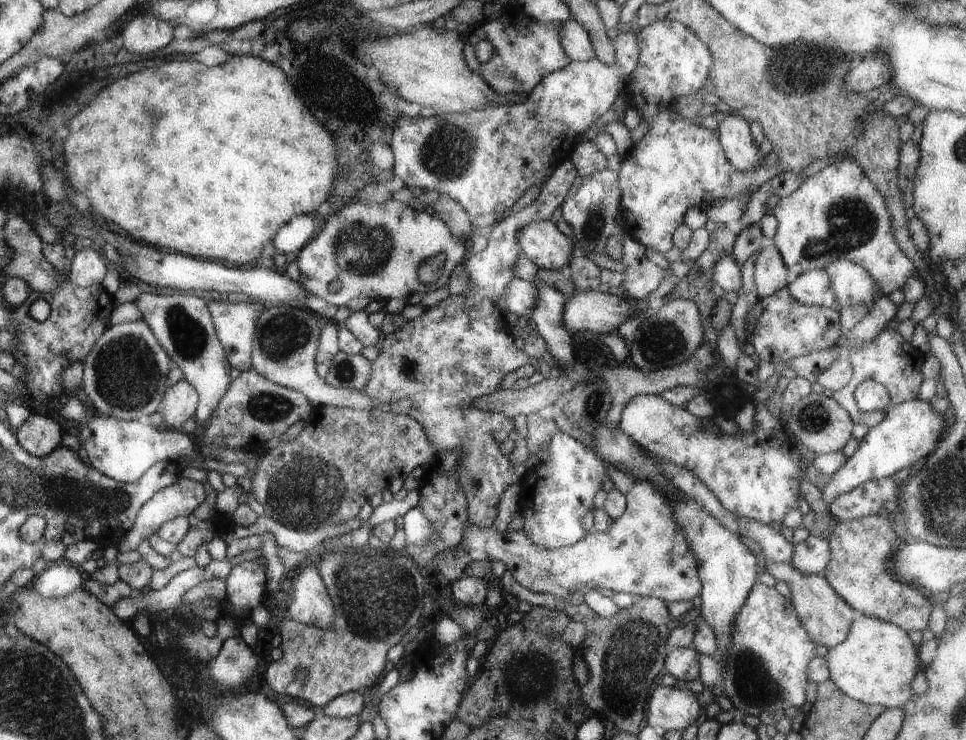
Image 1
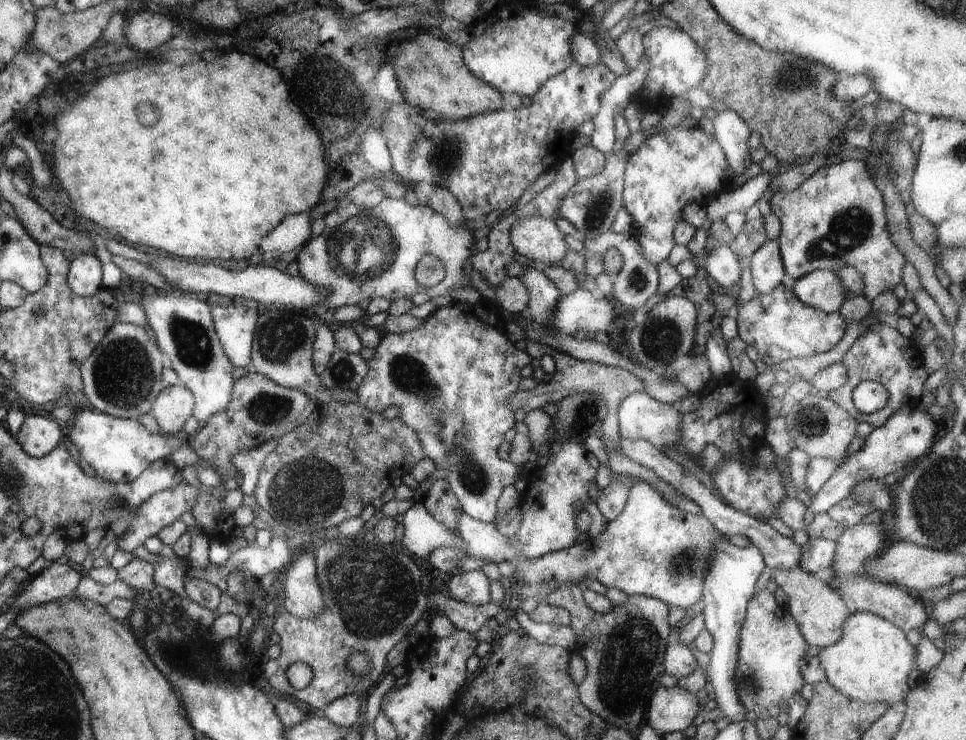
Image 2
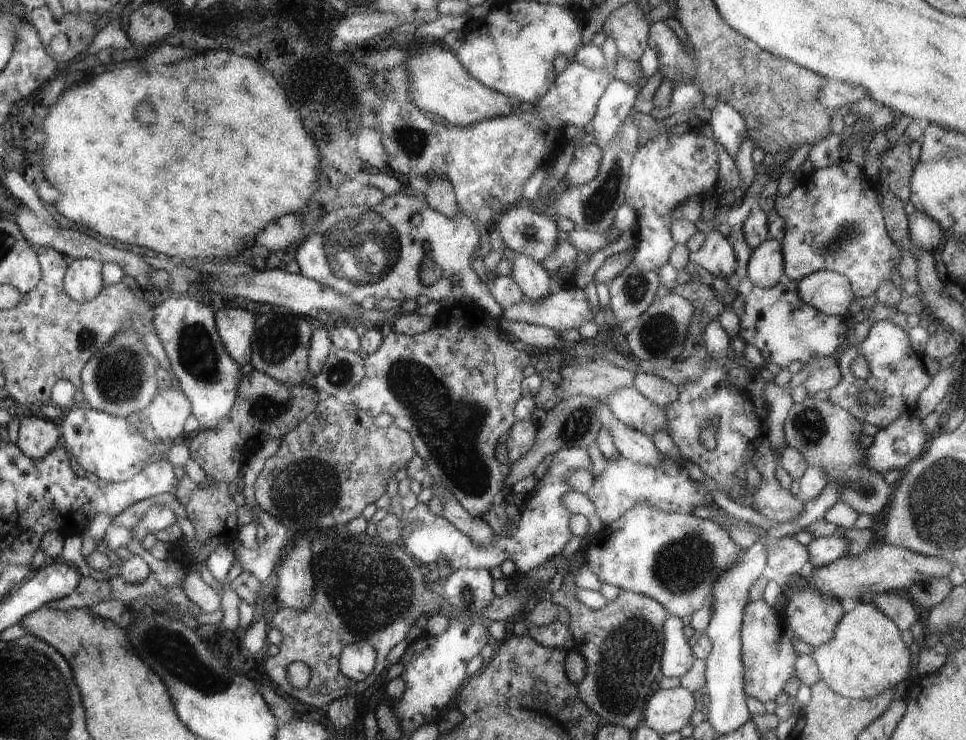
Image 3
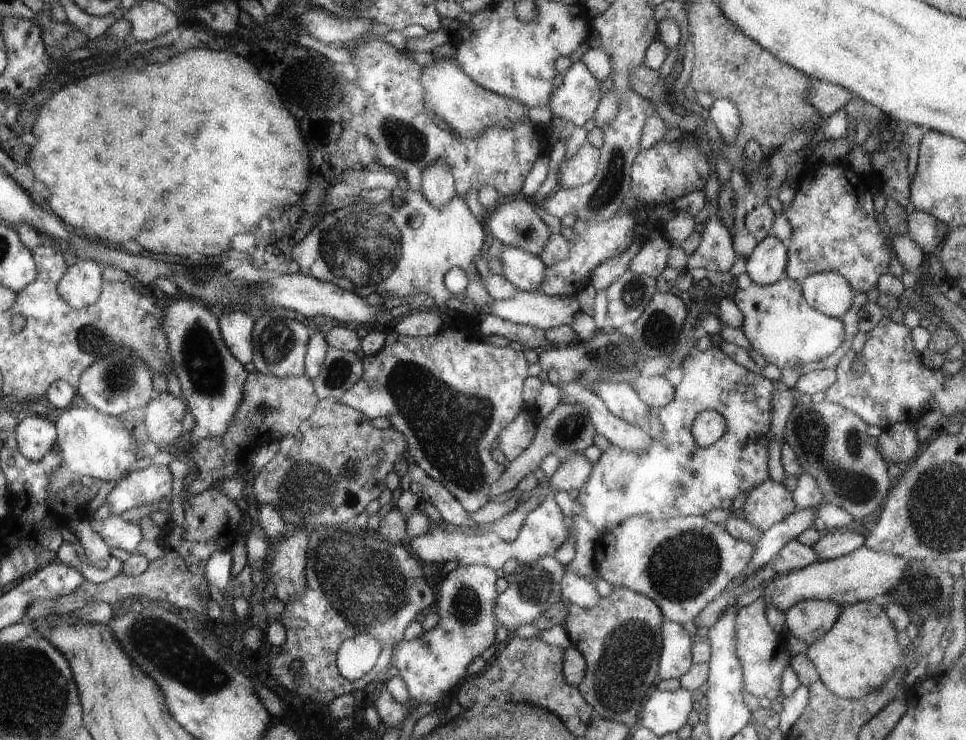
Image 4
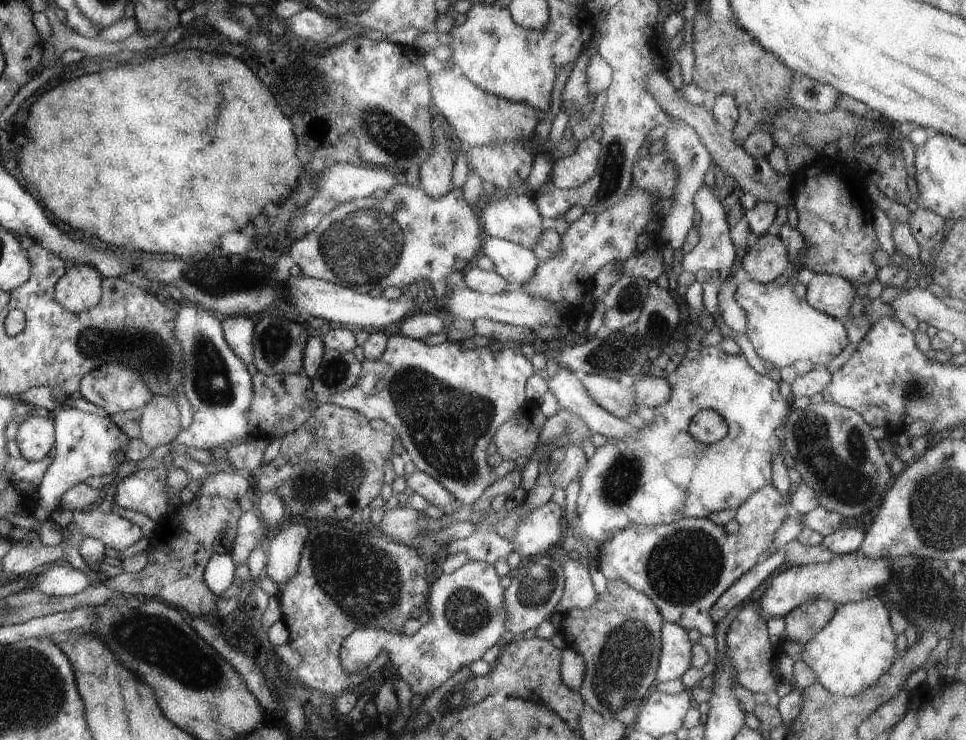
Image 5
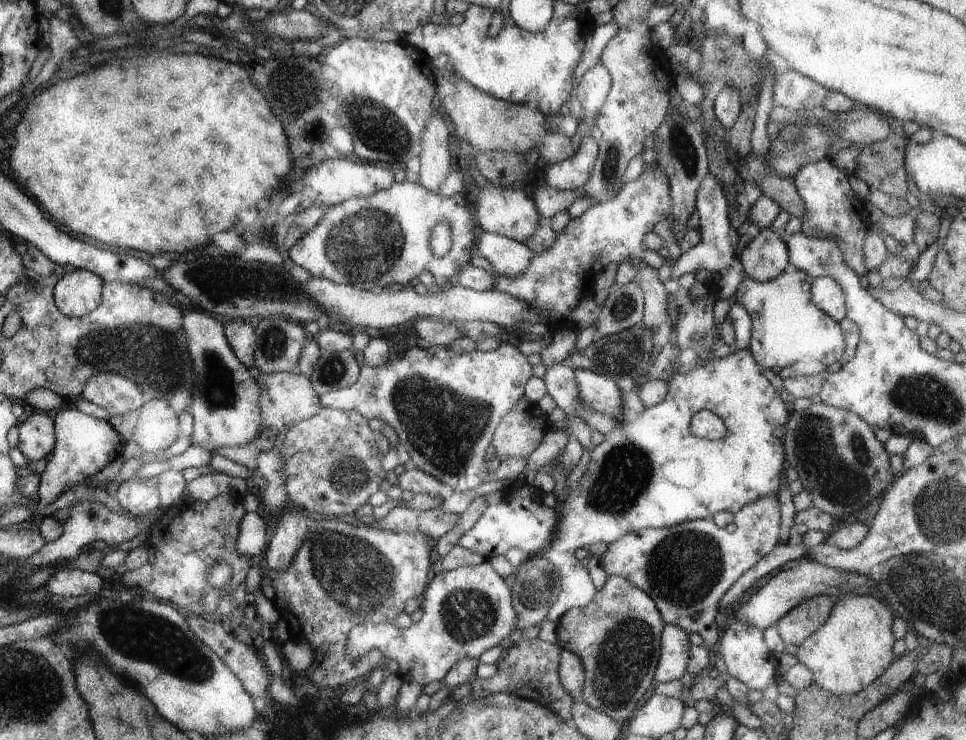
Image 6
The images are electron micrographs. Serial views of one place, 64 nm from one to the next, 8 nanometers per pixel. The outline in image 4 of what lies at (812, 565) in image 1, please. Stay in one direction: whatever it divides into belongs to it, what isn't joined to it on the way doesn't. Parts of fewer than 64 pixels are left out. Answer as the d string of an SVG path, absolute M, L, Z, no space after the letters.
M837 530L833 534L821 535L810 547L815 553L815 561L824 561L843 556L859 548L863 541L863 535L857 532Z

